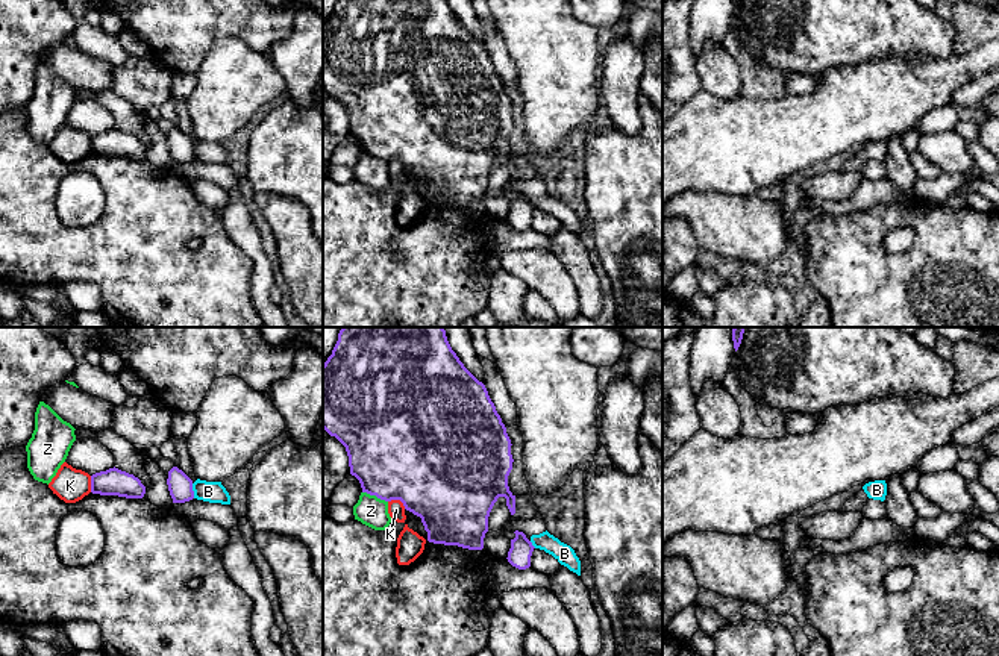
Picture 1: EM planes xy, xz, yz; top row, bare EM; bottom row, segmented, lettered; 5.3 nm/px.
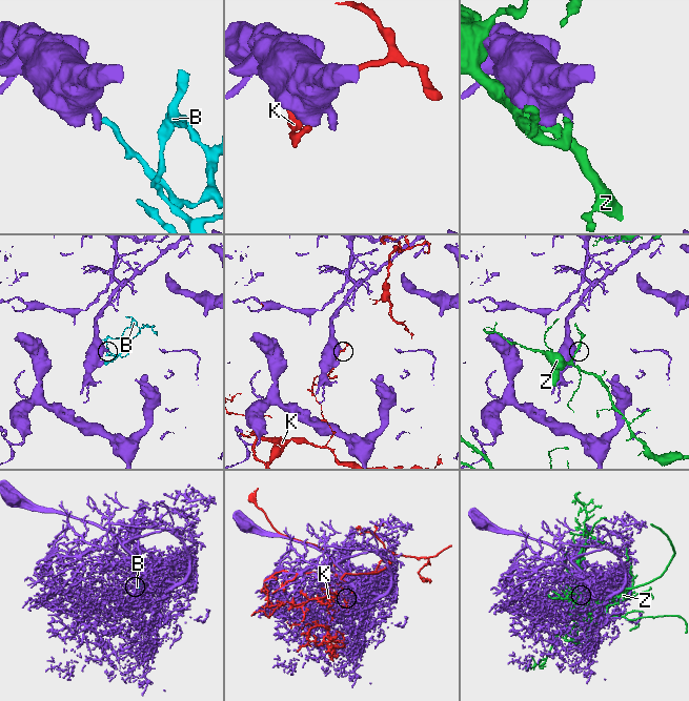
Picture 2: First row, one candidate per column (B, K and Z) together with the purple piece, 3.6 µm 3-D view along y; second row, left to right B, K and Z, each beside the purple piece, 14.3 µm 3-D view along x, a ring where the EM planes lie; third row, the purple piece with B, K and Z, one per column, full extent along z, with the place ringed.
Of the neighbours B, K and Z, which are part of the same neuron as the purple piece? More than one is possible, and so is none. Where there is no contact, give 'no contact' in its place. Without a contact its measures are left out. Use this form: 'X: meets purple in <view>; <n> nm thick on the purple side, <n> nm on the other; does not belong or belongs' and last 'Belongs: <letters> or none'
B: meets purple in xy; 130 nm thick on the purple side, 110 nm on the other; does not belong
K: meets purple in xz; 500 nm thick on the purple side, 90 nm on the other; does not belong
Z: meets purple in xz; 500 nm thick on the purple side, 160 nm on the other; does not belong
Belongs: none

